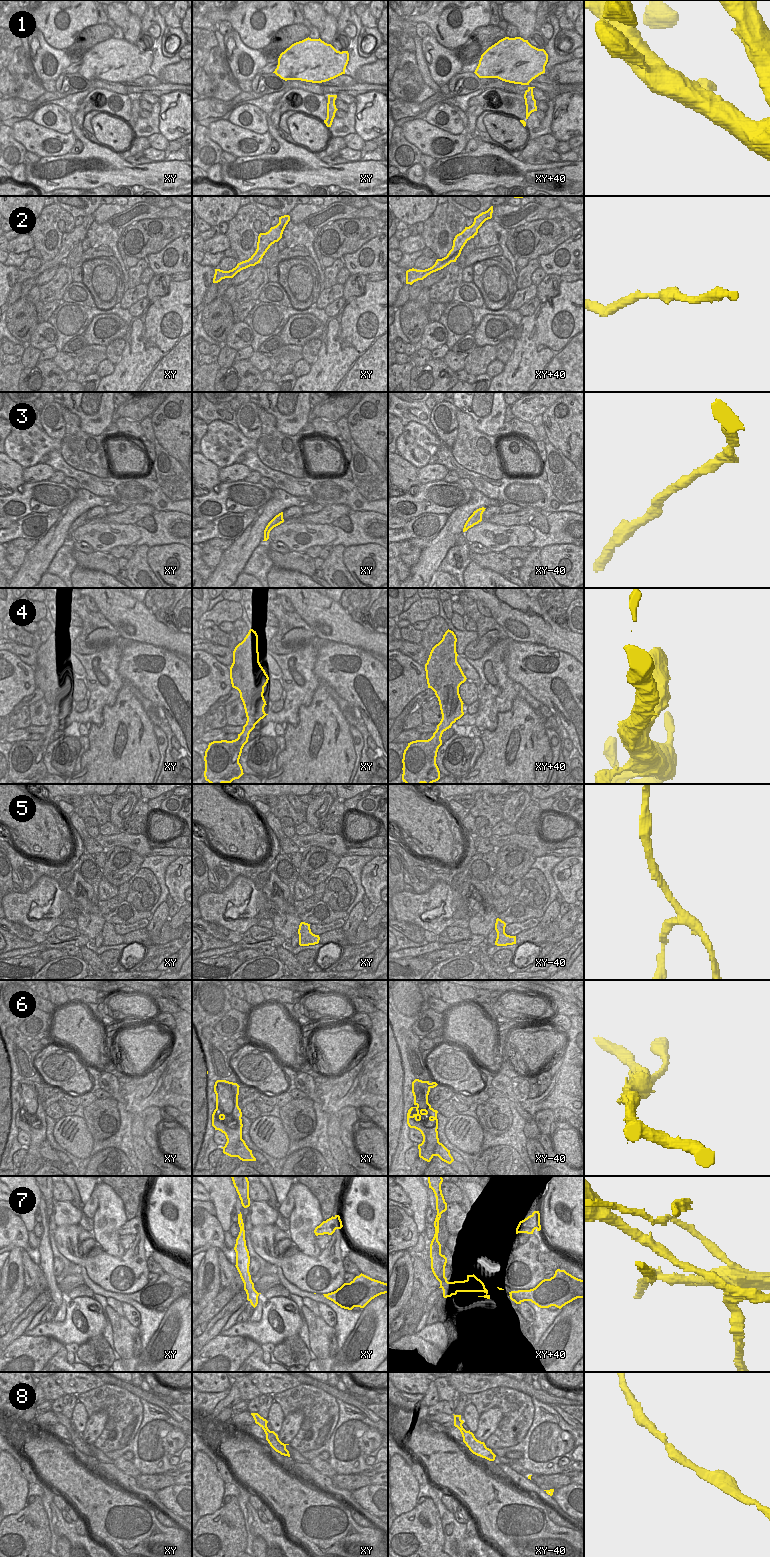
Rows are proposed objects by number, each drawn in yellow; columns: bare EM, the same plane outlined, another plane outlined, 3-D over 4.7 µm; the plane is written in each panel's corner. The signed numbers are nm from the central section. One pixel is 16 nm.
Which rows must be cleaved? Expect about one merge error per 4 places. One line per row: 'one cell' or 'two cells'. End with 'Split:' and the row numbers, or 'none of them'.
1: one cell
2: one cell
3: one cell
4: one cell
5: one cell
6: two cells
7: two cells
8: one cell
Split: 6, 7

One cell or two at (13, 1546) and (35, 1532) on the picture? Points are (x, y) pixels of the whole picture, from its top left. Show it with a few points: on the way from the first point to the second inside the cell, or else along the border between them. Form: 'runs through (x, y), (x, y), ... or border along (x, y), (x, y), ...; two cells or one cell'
runs through (18, 1541), (30, 1532); one cell

